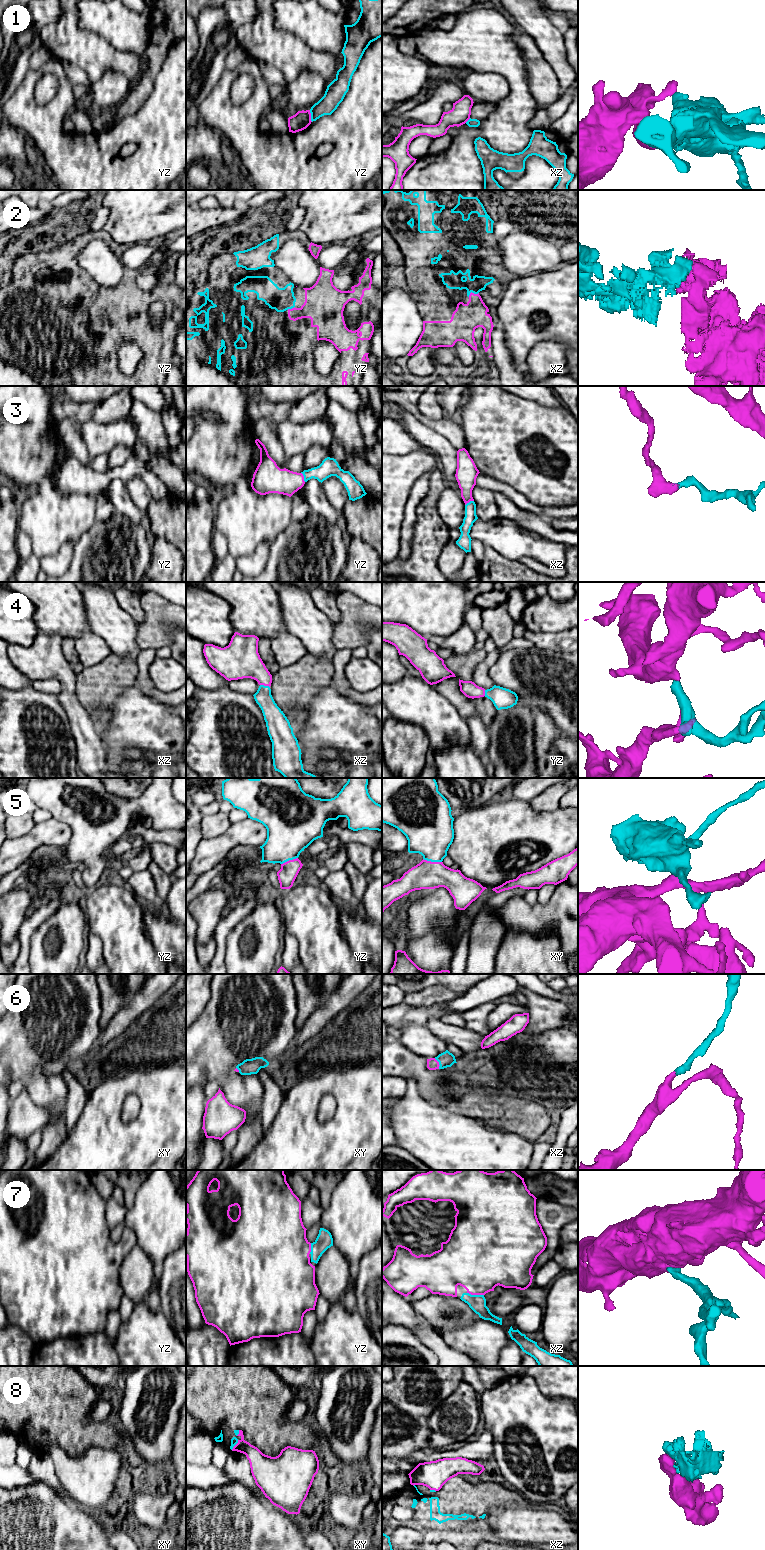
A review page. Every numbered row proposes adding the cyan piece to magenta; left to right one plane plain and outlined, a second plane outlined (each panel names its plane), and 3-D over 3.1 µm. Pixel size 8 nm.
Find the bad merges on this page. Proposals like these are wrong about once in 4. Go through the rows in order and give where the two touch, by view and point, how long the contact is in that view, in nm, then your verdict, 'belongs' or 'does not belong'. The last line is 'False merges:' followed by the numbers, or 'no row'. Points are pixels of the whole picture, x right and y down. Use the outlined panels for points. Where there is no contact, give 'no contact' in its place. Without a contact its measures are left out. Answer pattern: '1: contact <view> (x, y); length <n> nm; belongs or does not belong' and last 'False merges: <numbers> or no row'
1: contact yz (310, 116); length 100 nm; does not belong
2: contact xz (472, 293); length 90 nm; belongs
3: contact yz (303, 477); length 90 nm; belongs
4: contact xz (265, 685); length 80 nm; belongs
5: contact xy (432, 862); length 160 nm; belongs
6: contact xz (438, 1063); length 100 nm; belongs
7: contact xz (475, 1294); length 140 nm; belongs
8: contact xy (235, 1445); length 100 nm; does not belong
False merges: 1, 8

